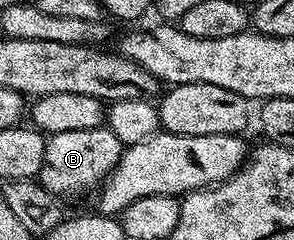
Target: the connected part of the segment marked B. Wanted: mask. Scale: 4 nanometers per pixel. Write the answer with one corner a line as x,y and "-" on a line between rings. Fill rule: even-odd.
106,128
85,132
61,132
47,138
45,160
38,176
47,191
56,196
79,194
90,186
98,187
111,175
119,158
123,155
124,144

